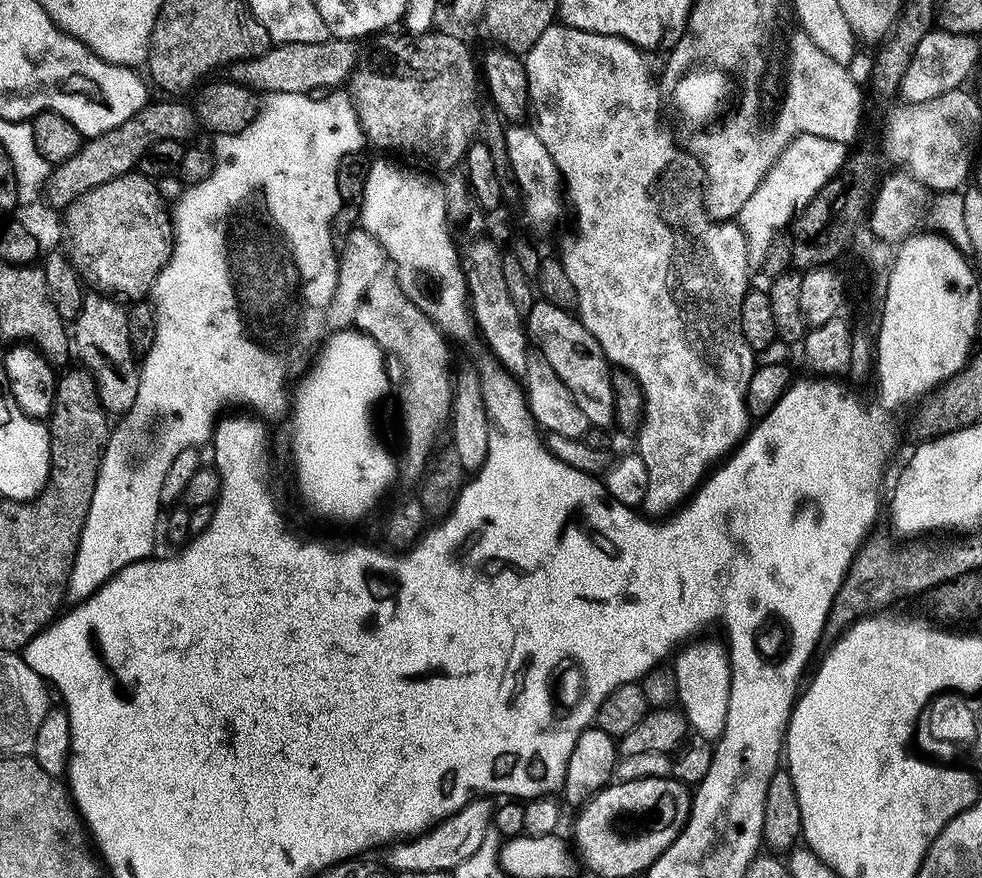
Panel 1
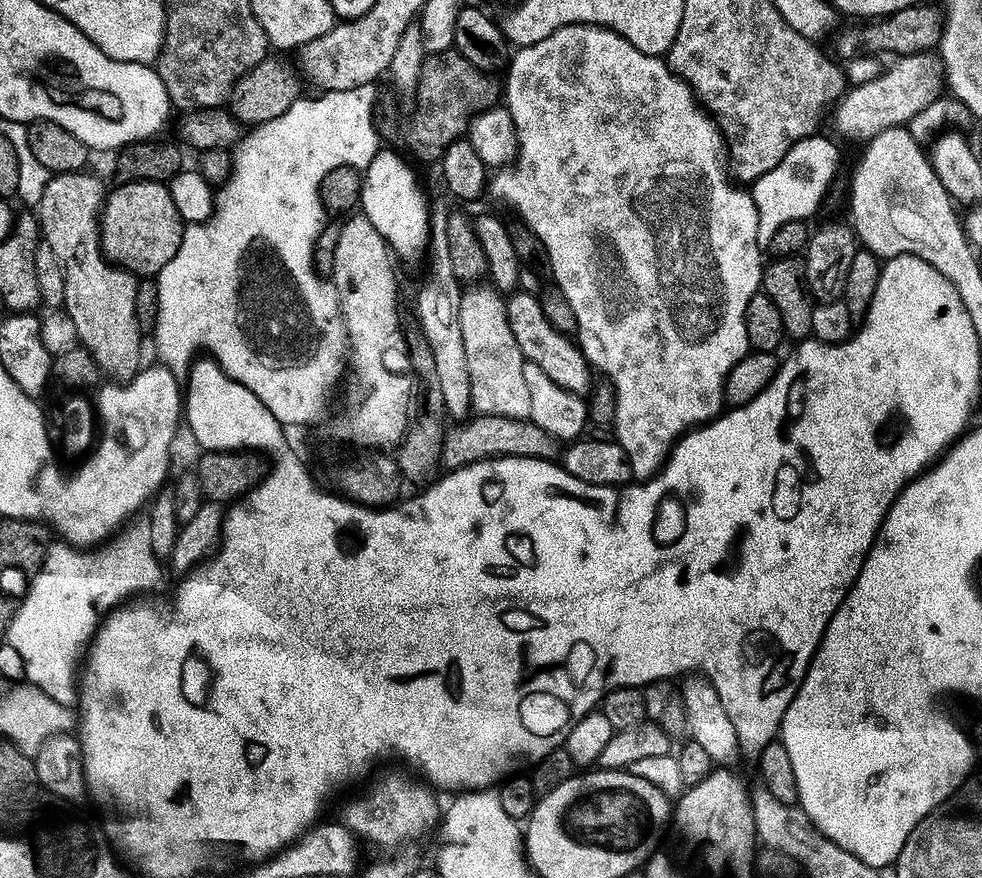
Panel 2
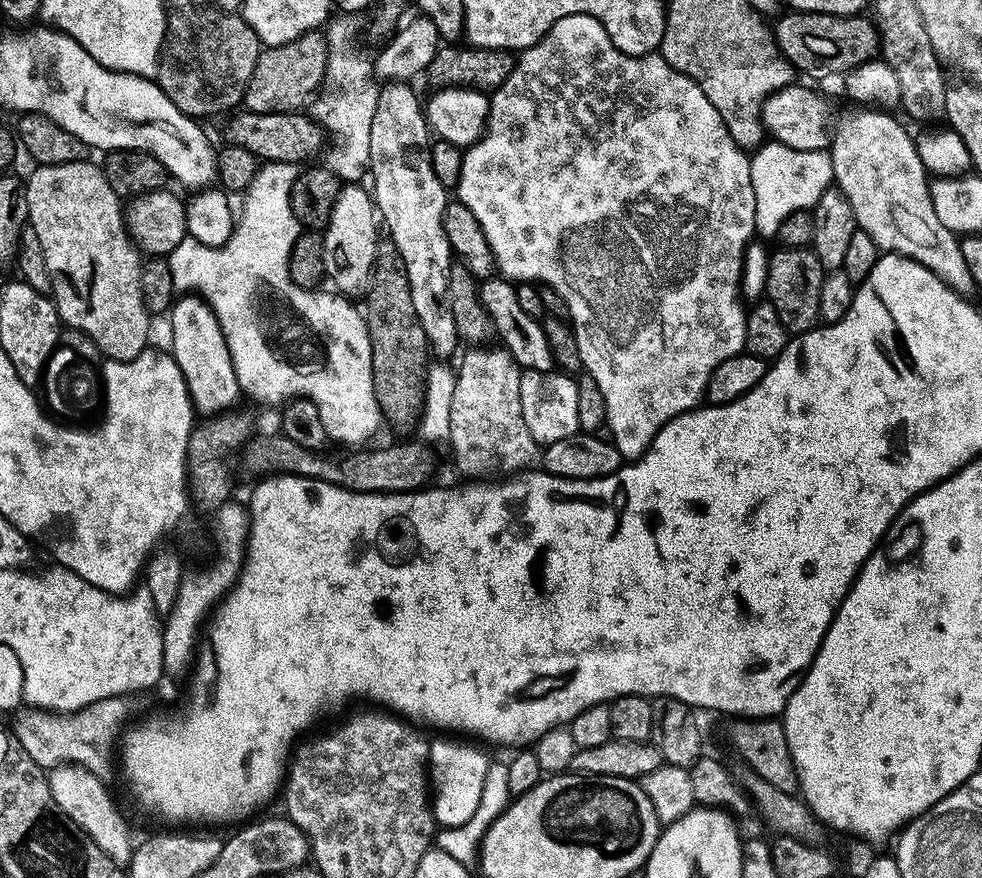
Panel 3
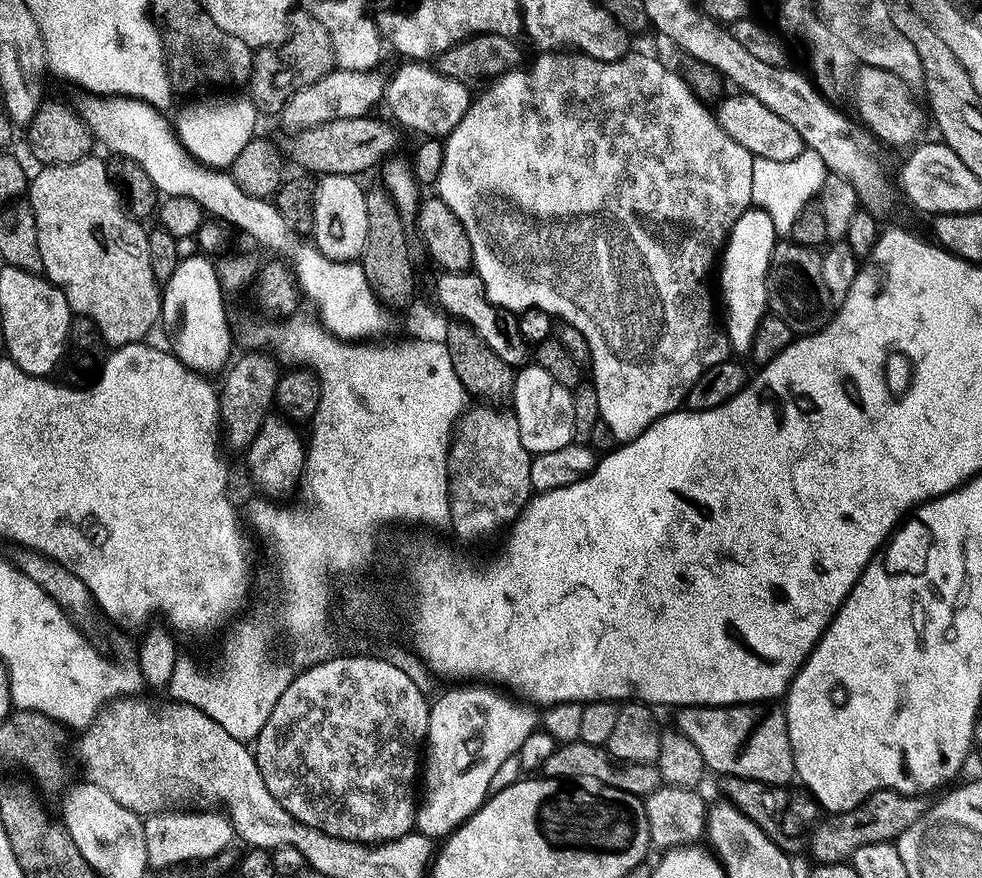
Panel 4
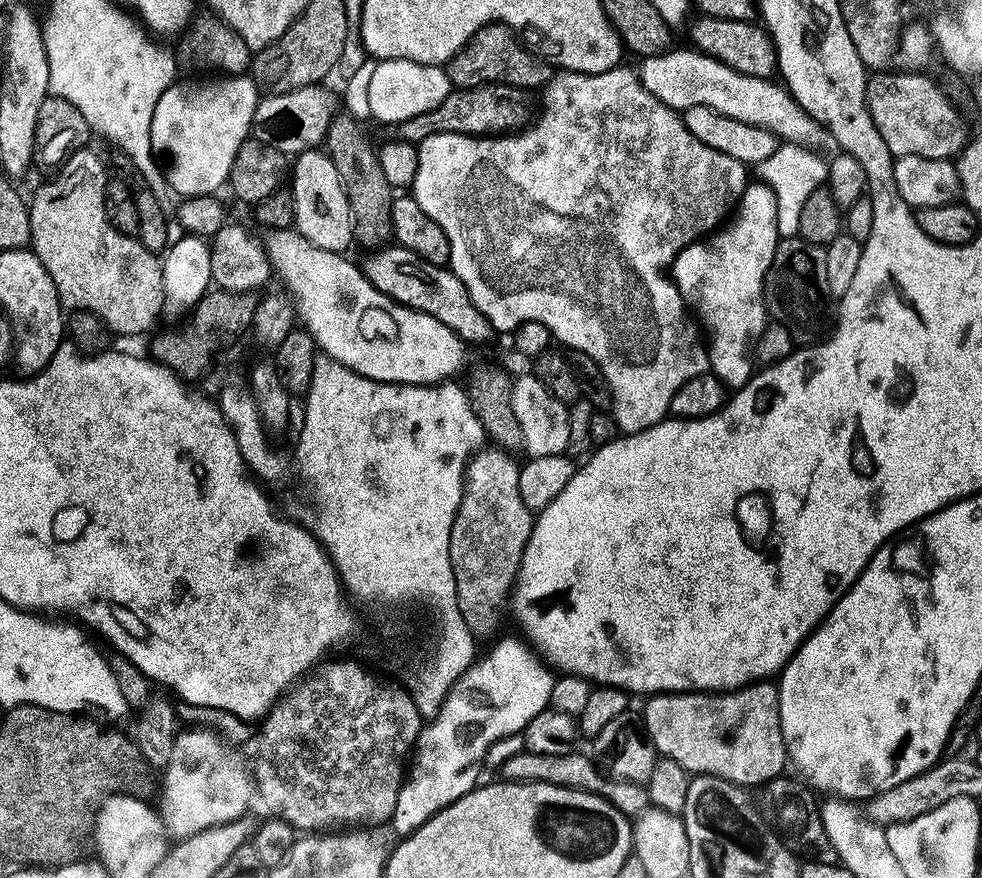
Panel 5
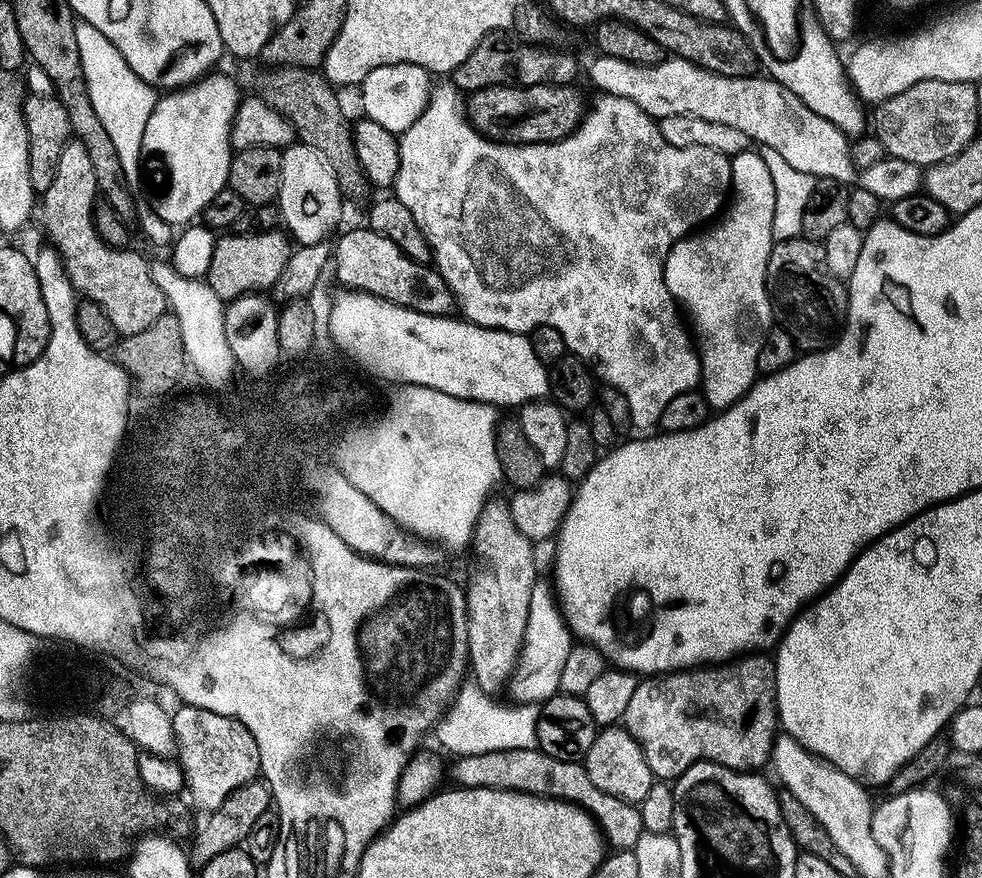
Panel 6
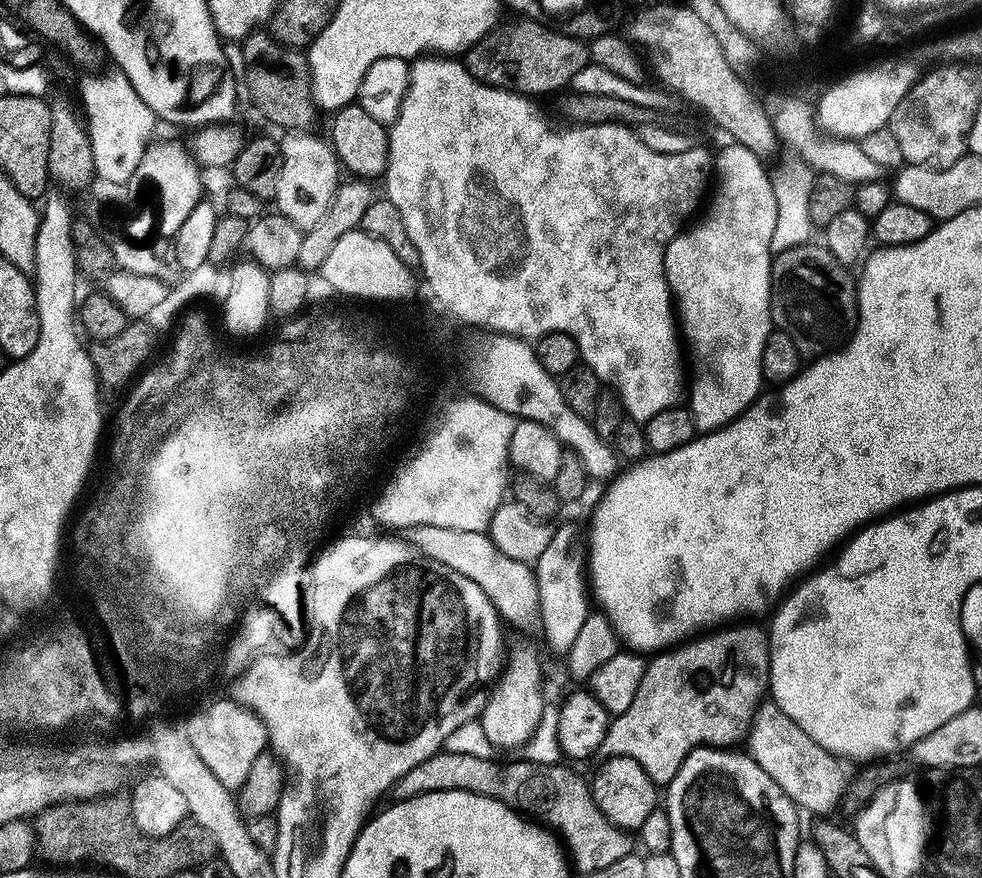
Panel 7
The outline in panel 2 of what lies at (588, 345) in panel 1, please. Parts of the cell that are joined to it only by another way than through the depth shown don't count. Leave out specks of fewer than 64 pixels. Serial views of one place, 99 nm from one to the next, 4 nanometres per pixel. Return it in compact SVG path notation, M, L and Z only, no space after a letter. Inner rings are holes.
M517 290L507 297L506 303L510 330L514 330L518 350L522 350L525 361L534 366L542 366L542 371L567 392L587 397L593 389L594 369L584 356L579 343L569 333L559 332L554 330L554 326L550 326L550 322L542 314L539 295Z

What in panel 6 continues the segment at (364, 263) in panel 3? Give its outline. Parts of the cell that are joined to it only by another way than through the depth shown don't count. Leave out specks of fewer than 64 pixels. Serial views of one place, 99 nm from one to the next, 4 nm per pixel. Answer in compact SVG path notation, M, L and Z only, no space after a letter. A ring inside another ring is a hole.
M293 142L281 151L280 157L282 182L278 197L278 212L282 217L282 224L285 224L283 227L297 245L327 241L332 227L340 220L342 193L336 172L330 166L326 154L322 154L322 150L309 144Z

